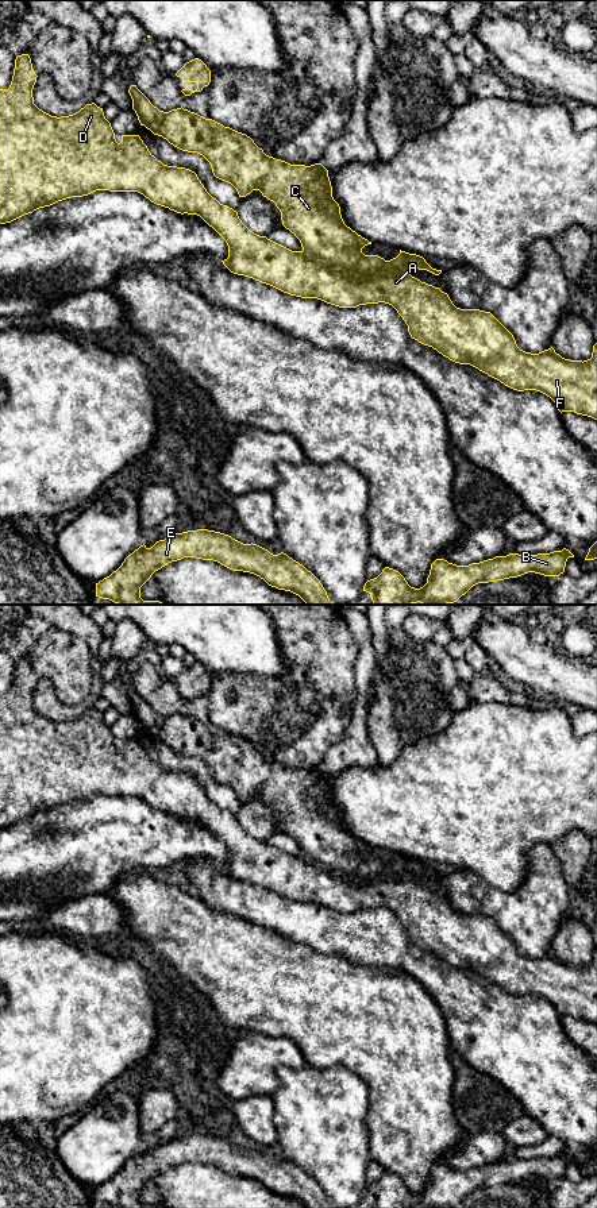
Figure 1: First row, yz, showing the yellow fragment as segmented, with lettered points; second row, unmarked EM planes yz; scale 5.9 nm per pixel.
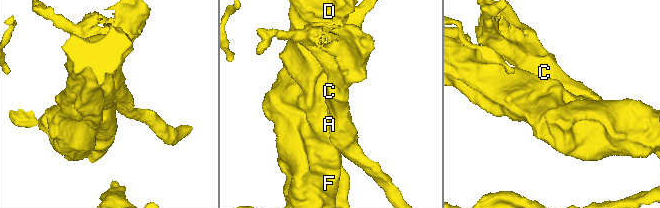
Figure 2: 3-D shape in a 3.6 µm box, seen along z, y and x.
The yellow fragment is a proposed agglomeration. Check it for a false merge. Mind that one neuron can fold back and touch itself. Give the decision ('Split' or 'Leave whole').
Split

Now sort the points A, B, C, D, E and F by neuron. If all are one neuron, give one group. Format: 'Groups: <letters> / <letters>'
Groups: A B D E F / C

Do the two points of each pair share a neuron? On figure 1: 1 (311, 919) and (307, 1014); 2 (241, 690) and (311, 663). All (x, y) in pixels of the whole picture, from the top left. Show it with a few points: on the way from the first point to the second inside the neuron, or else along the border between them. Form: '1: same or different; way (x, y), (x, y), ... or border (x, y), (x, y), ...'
1: different; border (280, 934), (304, 942), (323, 953), (341, 954)
2: same; way (258, 690), (284, 690), (293, 680)

